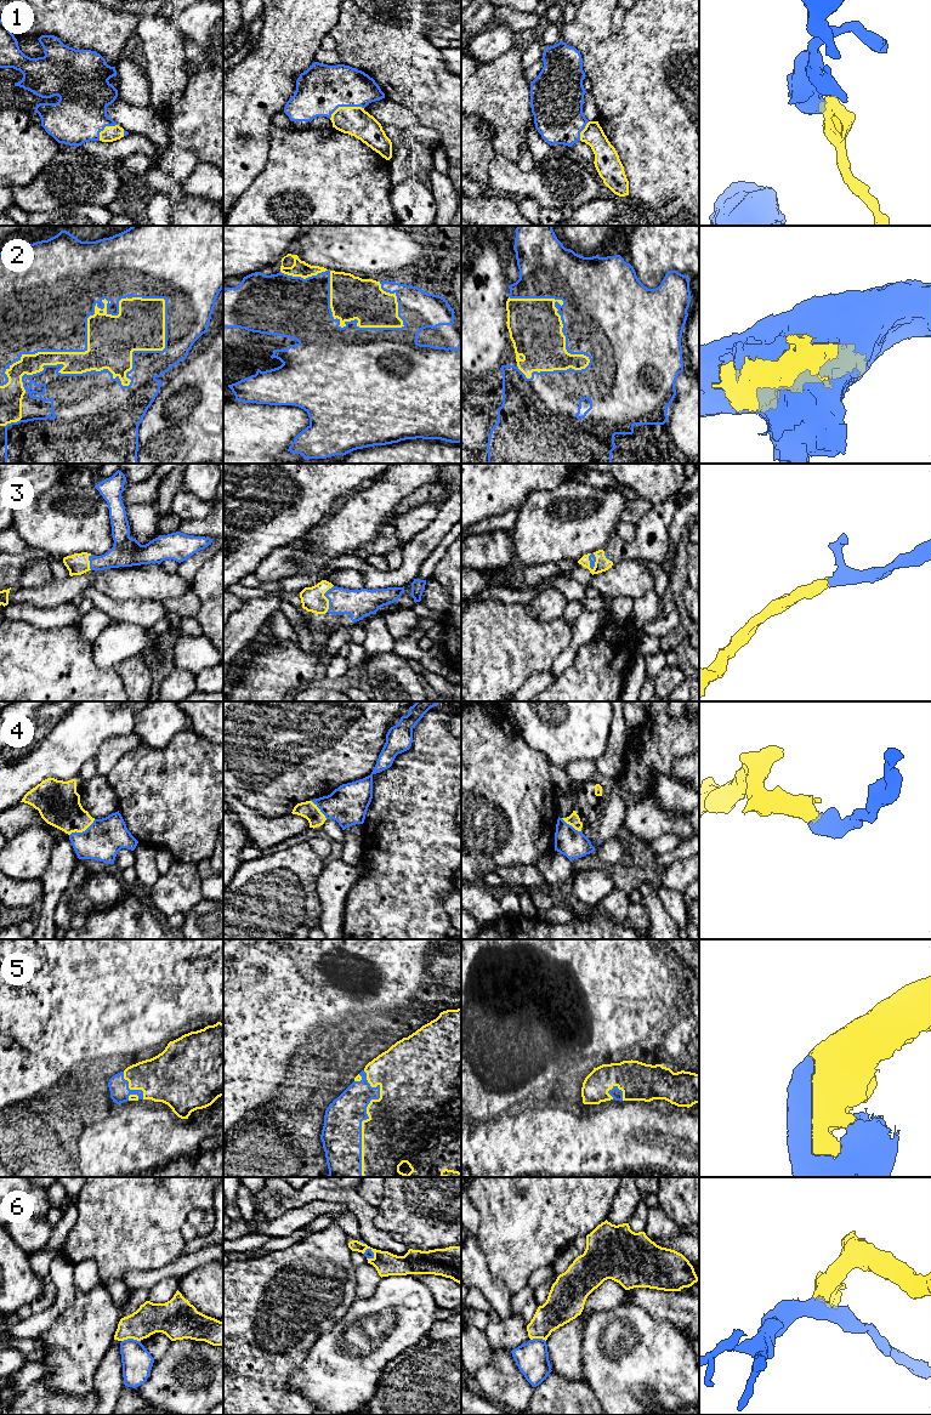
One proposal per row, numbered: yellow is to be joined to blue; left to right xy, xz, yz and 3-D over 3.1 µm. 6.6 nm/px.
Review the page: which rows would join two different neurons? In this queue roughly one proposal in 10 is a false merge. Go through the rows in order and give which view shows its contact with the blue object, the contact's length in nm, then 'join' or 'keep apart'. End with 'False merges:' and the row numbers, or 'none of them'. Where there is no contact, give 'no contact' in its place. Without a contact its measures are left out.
1: contact in xz; length 240 nm; join
2: contact in xy; length 1100 nm; join
3: contact in xz; length 190 nm; join
4: contact in xy; length 200 nm; join
5: contact in xz; length 700 nm; join
6: contact in xy; length 130 nm; keep apart
False merges: 6

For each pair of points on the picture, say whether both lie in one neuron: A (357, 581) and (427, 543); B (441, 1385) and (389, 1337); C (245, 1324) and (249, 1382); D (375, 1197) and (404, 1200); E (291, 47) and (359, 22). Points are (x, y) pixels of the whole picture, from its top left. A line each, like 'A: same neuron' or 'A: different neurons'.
A: different neurons
B: different neurons
C: same neuron
D: different neurons
E: different neurons

